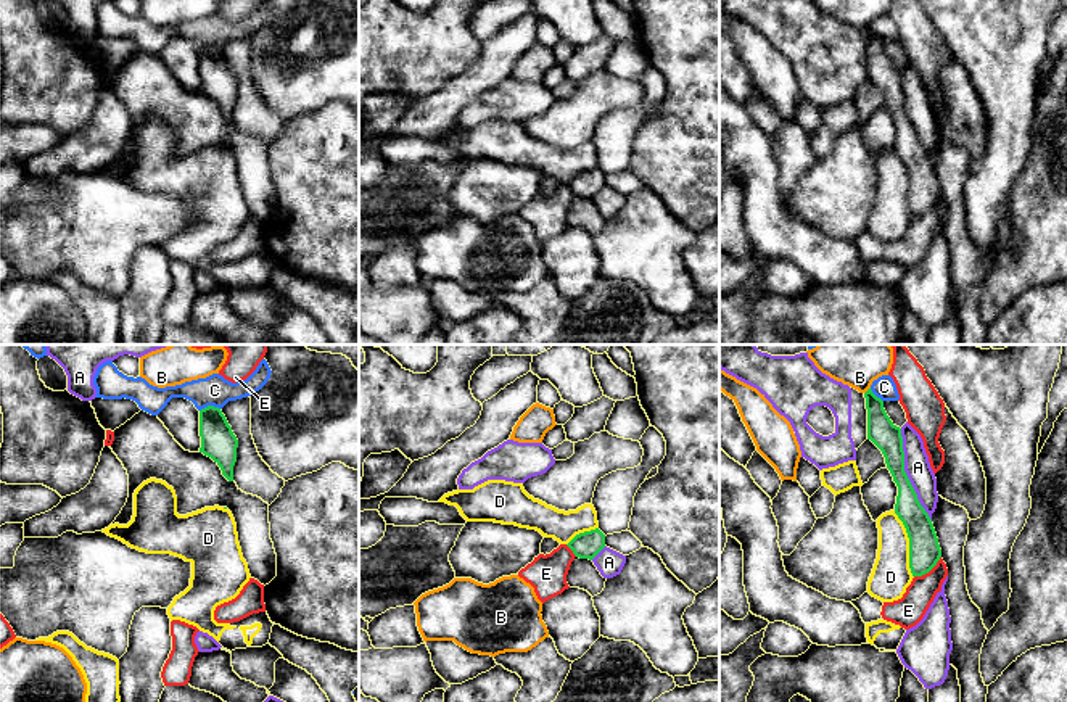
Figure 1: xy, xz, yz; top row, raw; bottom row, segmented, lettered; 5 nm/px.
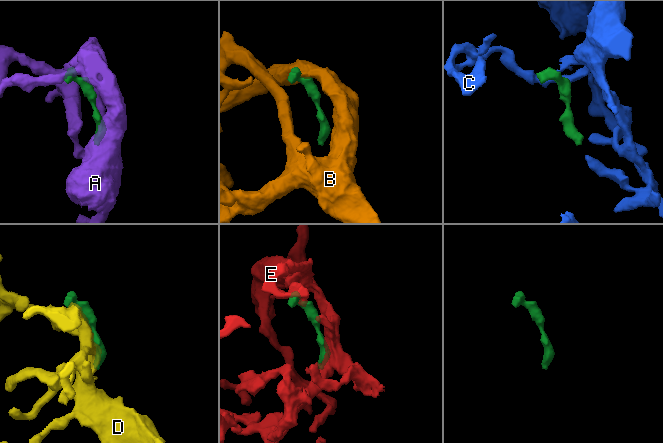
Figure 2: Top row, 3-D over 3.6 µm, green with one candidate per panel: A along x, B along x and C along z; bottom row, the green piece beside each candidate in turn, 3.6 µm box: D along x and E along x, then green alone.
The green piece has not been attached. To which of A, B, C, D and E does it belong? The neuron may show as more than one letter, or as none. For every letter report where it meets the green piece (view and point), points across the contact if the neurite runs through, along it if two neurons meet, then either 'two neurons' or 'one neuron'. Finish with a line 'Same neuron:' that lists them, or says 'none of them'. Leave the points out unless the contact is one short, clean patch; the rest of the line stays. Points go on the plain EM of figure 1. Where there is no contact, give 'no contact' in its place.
A: meets green in yz at (906, 115); two neurons
B: meets green in yz at (868, 29); border along yz (869, 26), (865, 33); two neurons
C: meets green in xy at (210, 45); two neurons
D: meets green in yz at (910, 184); one neuron
E: meets green in yz at (929, 210); two neurons
Same neuron: D

